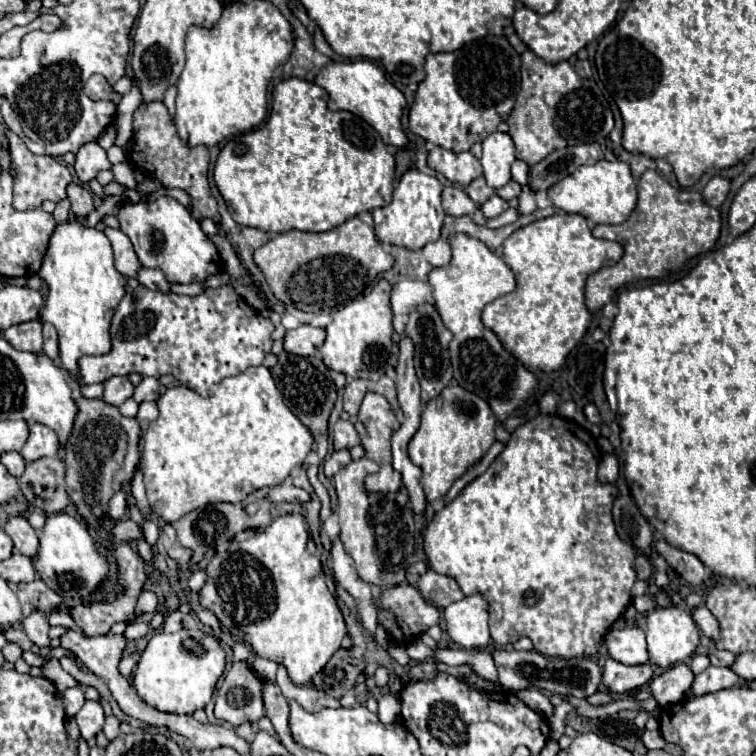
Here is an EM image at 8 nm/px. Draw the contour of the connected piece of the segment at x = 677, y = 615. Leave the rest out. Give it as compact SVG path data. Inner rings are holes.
M679 606L655 608L647 614L649 660L655 666L669 668L693 656L699 646L699 628L691 612Z

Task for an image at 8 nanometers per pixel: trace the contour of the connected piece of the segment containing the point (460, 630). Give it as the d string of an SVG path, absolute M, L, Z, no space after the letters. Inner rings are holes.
M481 594L465 596L444 609L449 636L462 648L485 648L491 640L487 600Z

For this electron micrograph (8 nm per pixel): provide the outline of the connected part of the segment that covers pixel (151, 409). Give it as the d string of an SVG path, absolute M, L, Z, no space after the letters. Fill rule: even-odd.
M143 402L139 404L139 414L137 414L137 420L141 424L141 428L145 430L149 426L149 422L153 422L157 418L157 404L155 402Z

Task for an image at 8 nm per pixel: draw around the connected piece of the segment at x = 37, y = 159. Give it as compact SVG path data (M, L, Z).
M5 130L5 138L9 142L7 150L11 154L11 176L13 176L13 182L15 182L13 206L17 210L33 210L33 208L39 208L41 202L45 202L45 200L61 202L63 198L67 198L65 188L73 180L67 164L59 162L53 156L37 156L33 152L29 152L27 146L23 144L23 140L17 134L13 134L11 130Z

